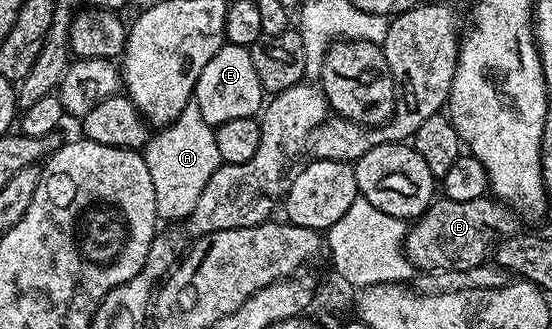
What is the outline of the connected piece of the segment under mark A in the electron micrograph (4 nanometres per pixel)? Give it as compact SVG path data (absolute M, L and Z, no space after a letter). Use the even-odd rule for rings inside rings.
M191 100L173 124L158 130L144 146L143 154L153 180L155 210L158 214L186 215L196 206L201 191L222 161L218 154L214 126L205 122L201 109Z

